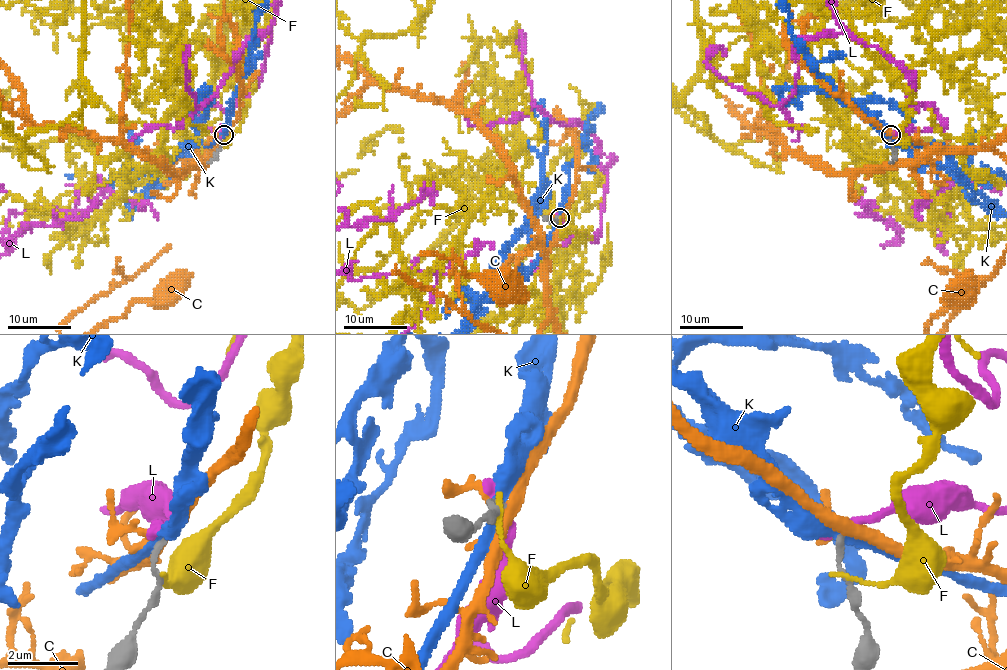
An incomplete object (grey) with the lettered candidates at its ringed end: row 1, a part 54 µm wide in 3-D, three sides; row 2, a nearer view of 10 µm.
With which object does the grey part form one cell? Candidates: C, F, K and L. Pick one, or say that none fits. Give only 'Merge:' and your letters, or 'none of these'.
Merge: L

